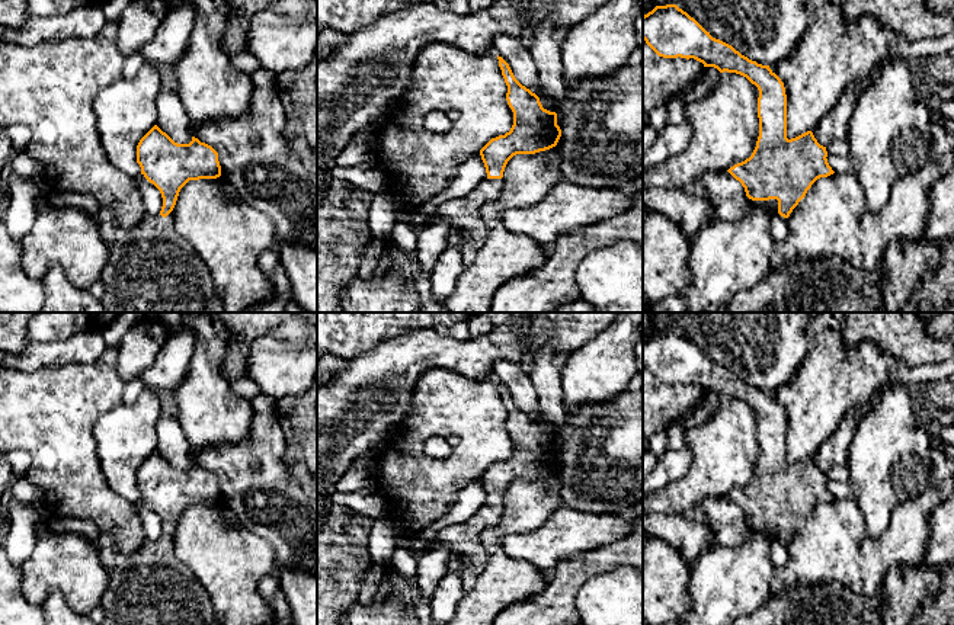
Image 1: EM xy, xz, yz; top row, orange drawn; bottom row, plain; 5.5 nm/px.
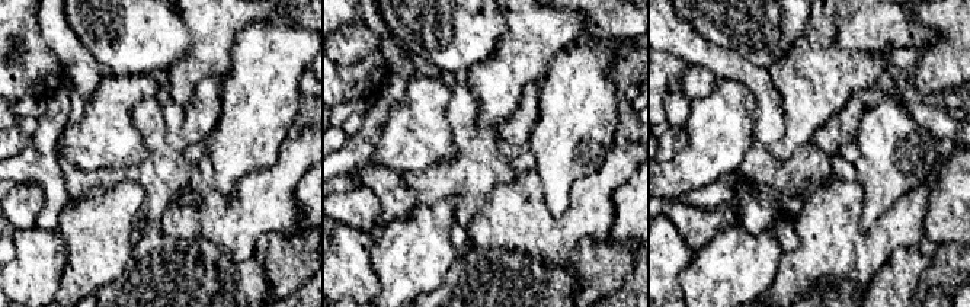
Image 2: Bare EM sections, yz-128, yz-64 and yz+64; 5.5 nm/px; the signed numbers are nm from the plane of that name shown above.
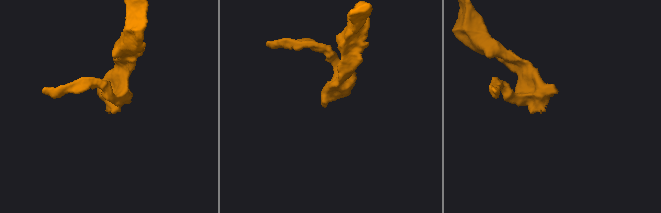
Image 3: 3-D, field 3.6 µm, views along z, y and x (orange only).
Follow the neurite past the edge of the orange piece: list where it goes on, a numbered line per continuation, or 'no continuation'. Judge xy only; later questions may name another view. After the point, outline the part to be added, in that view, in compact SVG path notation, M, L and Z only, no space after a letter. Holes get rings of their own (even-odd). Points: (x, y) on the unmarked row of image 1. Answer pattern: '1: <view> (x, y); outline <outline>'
1: xy (151, 586); outline M99 533L96 538L96 545L99 551L99 557L109 574L109 584L108 589L100 600L100 608L105 610L105 619L102 625L221 625L215 610L212 608L212 602L207 590L202 587L202 584L198 581L198 578L193 576L193 573L176 557L173 539L170 538L166 544L160 541L144 541L141 547L132 552L132 554L122 554L115 548L115 541L111 533Z

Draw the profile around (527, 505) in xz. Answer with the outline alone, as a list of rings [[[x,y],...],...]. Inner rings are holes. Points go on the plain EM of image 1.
[[[557,471],[535,480],[516,480],[508,487],[497,525],[480,536],[486,549],[484,567],[474,587],[461,597],[448,625],[493,625],[506,608],[526,602],[545,589],[550,574],[508,557],[500,541],[506,533],[528,532],[544,525],[561,506],[558,490]]]

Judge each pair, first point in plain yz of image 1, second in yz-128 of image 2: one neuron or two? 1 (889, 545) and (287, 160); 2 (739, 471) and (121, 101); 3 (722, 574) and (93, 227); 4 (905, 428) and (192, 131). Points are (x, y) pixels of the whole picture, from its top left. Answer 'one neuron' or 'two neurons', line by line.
1: one neuron
2: one neuron
3: one neuron
4: two neurons

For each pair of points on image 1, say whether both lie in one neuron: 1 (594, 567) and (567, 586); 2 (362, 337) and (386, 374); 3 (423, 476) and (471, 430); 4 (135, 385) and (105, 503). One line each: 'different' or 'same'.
1: same
2: different
3: same
4: different

